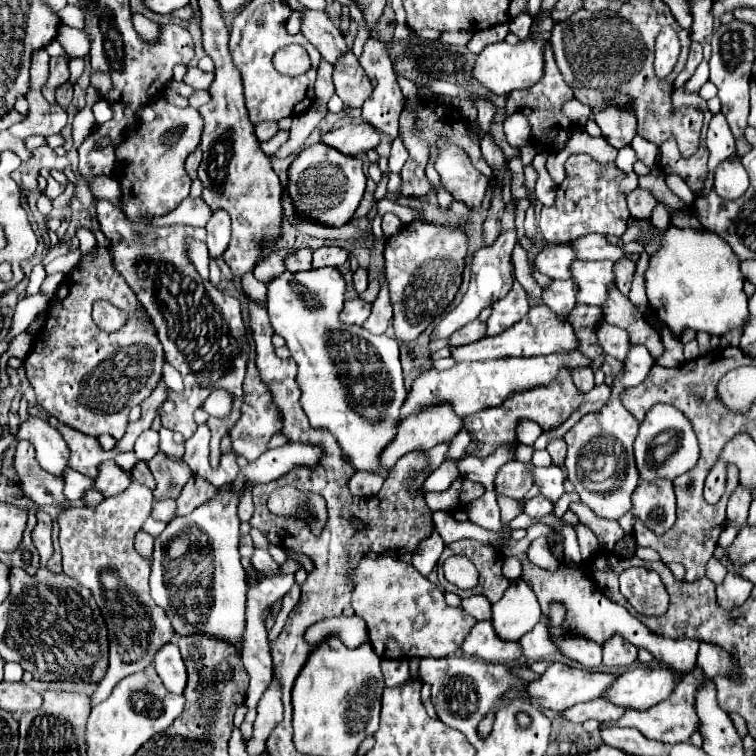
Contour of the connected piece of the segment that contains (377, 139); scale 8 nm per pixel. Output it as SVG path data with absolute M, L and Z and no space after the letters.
M349 123L335 131L325 133L321 141L331 147L337 147L337 151L341 151L345 155L355 157L355 155L375 149L381 143L381 137L383 137L383 133L377 127L373 127L371 123L357 123L357 125Z

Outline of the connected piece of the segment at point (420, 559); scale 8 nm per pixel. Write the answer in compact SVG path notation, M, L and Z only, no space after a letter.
M433 533L429 539L421 541L417 551L413 553L413 567L427 577L437 565L437 559L443 553L443 549L445 549L443 539L439 537L439 533Z

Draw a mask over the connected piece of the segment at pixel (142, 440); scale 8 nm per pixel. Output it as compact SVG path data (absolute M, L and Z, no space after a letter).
M143 431L139 435L139 439L135 441L135 447L133 447L137 459L143 459L143 461L149 461L157 451L159 451L159 433L157 431Z

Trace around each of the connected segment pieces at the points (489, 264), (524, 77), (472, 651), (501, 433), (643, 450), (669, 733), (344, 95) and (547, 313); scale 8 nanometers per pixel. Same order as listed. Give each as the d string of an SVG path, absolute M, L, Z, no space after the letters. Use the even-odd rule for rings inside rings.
M509 229L509 231L503 231L497 241L489 247L481 247L475 251L473 255L473 273L471 273L471 283L469 283L469 291L465 295L465 301L461 301L451 313L447 313L435 327L431 339L447 339L453 331L457 331L459 327L475 321L479 317L479 313L485 309L485 307L491 307L495 301L503 299L511 285L513 285L513 263L511 263L511 253L513 253L513 247L517 243L517 231L515 229Z
M525 39L519 41L517 45L509 45L509 43L489 45L479 53L479 59L473 67L473 77L483 87L487 87L497 95L507 95L513 89L533 87L545 73L545 45L547 41L535 41L535 39Z
M479 621L473 627L473 631L465 637L461 651L489 663L509 663L523 655L521 645L517 641L503 641L489 621Z
M561 371L561 379L557 379L557 383L549 383L549 387L537 387L537 391L529 391L525 395L513 395L513 399L507 399L501 407L489 407L485 411L479 411L477 415L471 415L471 417L463 419L463 427L471 433L473 439L483 443L479 447L479 451L477 451L477 457L487 457L499 447L499 443L515 441L515 425L517 425L519 419L533 419L533 421L537 421L541 425L543 431L557 429L581 405L589 403L589 401L591 403L607 401L609 393L611 393L611 389L605 383L595 386L588 393L581 393L573 385L573 377L569 375L569 371Z
M653 405L647 413L645 413L645 419L643 419L643 423L639 425L639 435L637 435L637 439L635 439L635 443L633 443L633 449L635 449L635 461L637 461L637 469L639 469L639 475L641 475L641 479L645 479L645 481L657 481L657 479L661 479L661 477L667 477L667 479L675 479L675 477L679 477L679 475L683 475L683 473L687 473L689 469L693 469L695 467L695 463L697 463L697 459L699 459L699 447L697 447L697 437L695 437L695 431L693 431L693 425L691 425L691 421L677 409L677 407L671 407L671 405ZM663 433L663 461L659 463L655 457L653 457L653 449L657 447L657 437Z
M695 667L689 675L685 675L679 685L677 685L677 691L673 691L673 695L645 711L627 711L619 721L609 721L609 723L601 723L601 727L611 727L611 725L617 725L617 727L635 727L639 729L645 737L649 739L655 739L655 741L661 741L661 743L669 743L669 745L675 745L675 743L687 743L691 739L691 735L695 731L699 731L701 727L701 721L699 721L699 715L695 711L695 697L697 697L697 691L703 687L707 675L703 673L701 667Z
M350 50L334 64L332 78L335 91L347 109L361 109L373 91L370 80Z
M535 305L531 311L513 327L495 337L483 337L477 343L469 343L465 347L451 349L453 359L459 361L481 361L481 359L497 359L497 357L535 357L547 355L555 351L575 351L579 347L579 339L575 335L573 325L567 319L557 317L549 307Z

